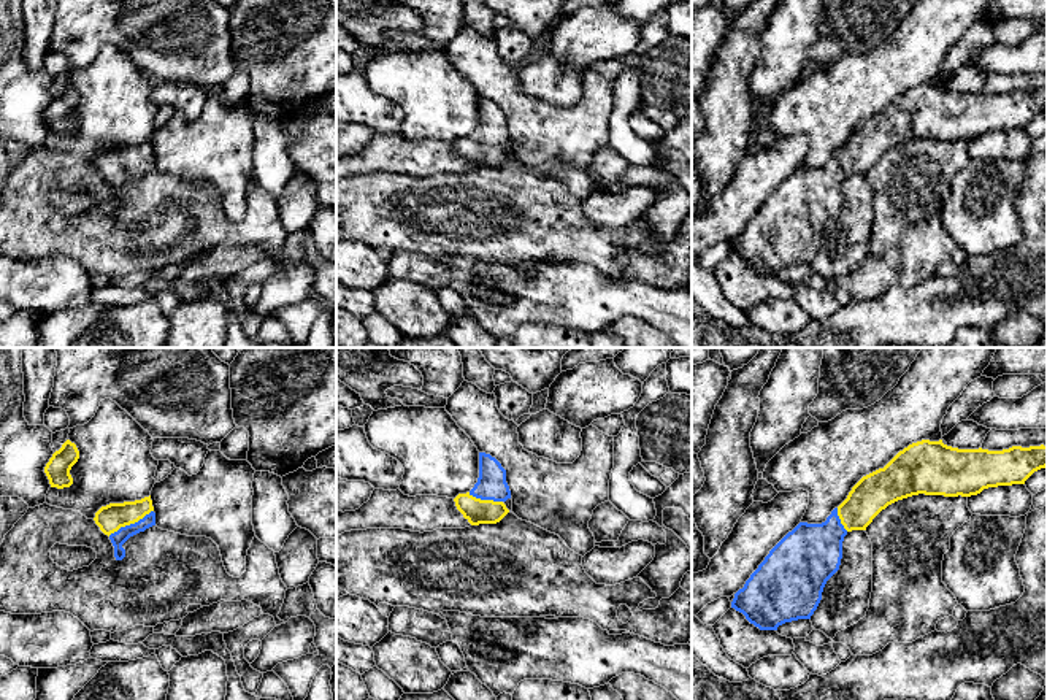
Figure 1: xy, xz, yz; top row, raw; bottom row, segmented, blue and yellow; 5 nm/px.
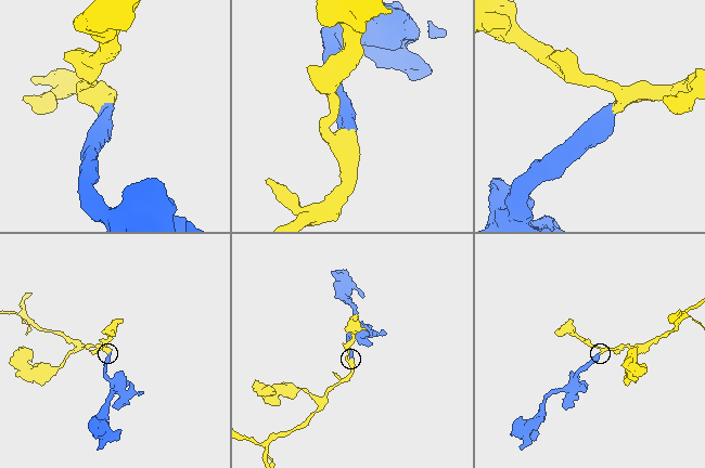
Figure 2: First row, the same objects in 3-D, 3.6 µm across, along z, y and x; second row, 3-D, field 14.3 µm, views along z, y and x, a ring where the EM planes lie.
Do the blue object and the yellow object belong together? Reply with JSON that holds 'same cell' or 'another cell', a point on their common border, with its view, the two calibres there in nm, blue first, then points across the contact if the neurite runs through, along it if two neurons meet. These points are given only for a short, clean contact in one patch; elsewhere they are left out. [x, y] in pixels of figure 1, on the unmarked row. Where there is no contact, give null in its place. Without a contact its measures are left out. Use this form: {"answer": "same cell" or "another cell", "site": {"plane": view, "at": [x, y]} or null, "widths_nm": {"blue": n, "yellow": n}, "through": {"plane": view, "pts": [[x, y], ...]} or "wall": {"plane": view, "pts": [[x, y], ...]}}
{"answer": "same cell", "site": {"plane": "xy", "at": [130, 169]}, "widths_nm": {"blue": 80, "yellow": 140}, "through": {"plane": "xy", "pts": [[118, 183], [130, 169], [113, 161]]}}

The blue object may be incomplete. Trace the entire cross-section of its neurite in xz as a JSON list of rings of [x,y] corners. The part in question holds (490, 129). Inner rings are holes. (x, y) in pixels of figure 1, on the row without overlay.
[[[479,97],[479,122],[466,138],[458,138],[454,146],[457,154],[471,170],[497,168],[509,154],[504,146],[511,143],[506,114],[490,98]]]

